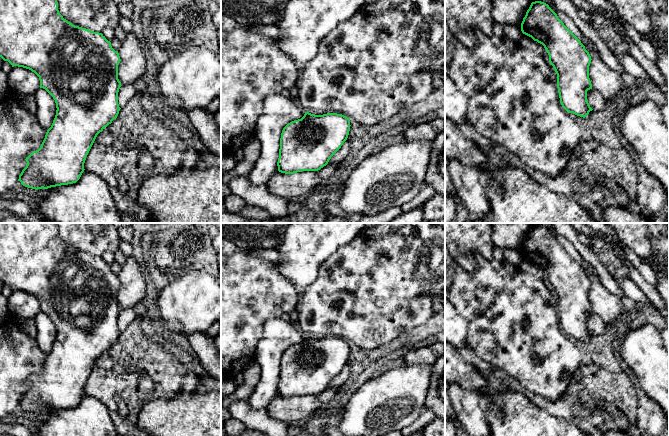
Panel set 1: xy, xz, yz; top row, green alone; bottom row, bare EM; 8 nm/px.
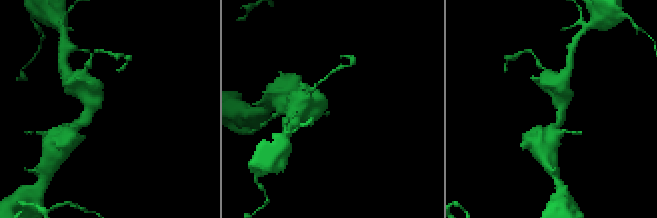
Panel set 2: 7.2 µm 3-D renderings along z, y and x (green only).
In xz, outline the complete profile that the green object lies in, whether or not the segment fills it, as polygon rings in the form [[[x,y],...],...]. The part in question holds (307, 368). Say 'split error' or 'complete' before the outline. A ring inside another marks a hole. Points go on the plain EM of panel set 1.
complete; [[[305,336],[301,343],[288,347],[282,354],[277,386],[278,395],[294,398],[302,395],[320,394],[328,388],[331,381],[347,364],[350,350],[350,343],[342,338],[315,339]]]

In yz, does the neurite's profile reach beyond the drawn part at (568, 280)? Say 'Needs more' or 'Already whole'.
Already whole

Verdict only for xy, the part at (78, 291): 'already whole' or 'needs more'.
already whole

